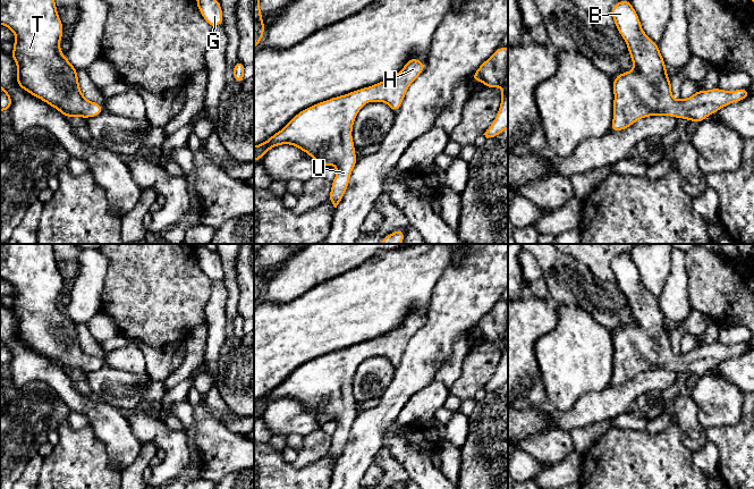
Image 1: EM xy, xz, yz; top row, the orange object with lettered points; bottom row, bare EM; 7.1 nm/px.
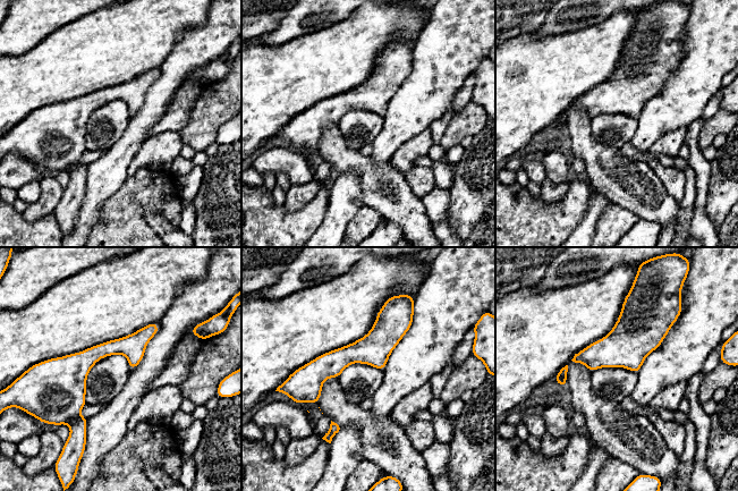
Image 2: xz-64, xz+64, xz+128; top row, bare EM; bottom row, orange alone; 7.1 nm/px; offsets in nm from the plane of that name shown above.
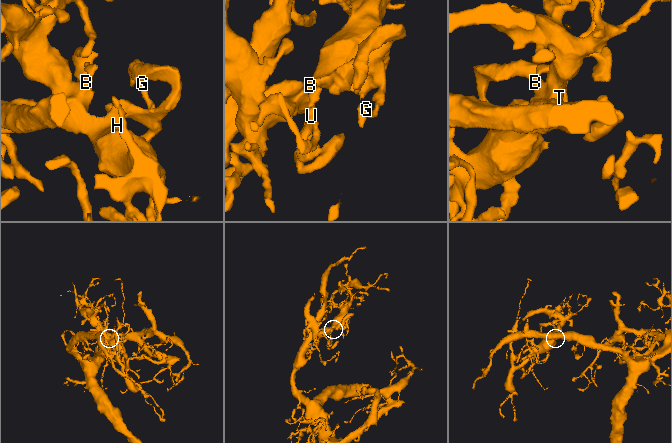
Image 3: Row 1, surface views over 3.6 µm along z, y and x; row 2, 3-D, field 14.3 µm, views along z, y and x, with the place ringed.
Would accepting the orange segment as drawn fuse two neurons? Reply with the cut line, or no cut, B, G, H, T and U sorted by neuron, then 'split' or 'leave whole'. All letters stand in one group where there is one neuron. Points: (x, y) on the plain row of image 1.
cut none; groups B G H T U; leave whole

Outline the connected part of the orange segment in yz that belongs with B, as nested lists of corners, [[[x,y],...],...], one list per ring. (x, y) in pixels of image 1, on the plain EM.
[[[630,255],[615,258],[611,269],[627,298],[634,323],[612,334],[615,354],[610,386],[620,386],[641,372],[660,369],[700,378],[725,360],[751,351],[748,343],[723,345],[715,342],[696,345],[688,353],[673,353],[659,300],[644,287]]]

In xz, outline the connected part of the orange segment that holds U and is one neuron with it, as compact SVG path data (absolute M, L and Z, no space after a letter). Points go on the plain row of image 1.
M409 312L398 328L384 336L321 355L302 364L281 385L254 401L254 415L264 412L274 401L290 398L310 408L323 421L334 419L337 429L328 454L337 462L357 416L351 386L358 365L367 354L370 357L386 356L397 366L408 342L424 322L425 317Z

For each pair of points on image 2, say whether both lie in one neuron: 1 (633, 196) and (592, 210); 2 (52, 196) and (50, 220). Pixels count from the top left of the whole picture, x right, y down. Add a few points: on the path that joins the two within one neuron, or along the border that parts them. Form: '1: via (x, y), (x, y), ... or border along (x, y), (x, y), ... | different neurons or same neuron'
1: border along (591, 185), (611, 202) | different neurons
2: border along (52, 212), (34, 221), (25, 220) | different neurons

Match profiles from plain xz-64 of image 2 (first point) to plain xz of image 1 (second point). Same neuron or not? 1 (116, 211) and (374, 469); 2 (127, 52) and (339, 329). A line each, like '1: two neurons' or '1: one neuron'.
1: two neurons
2: one neuron

